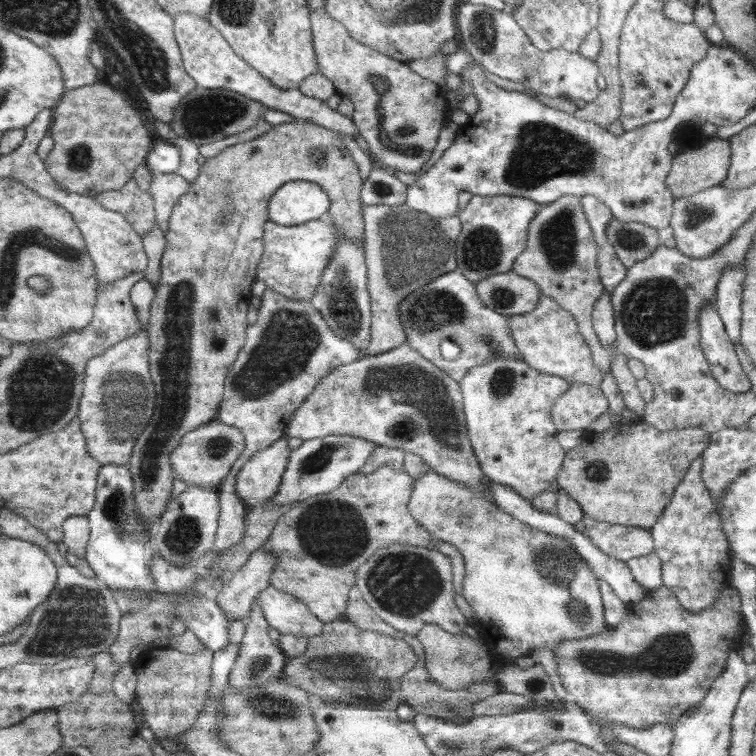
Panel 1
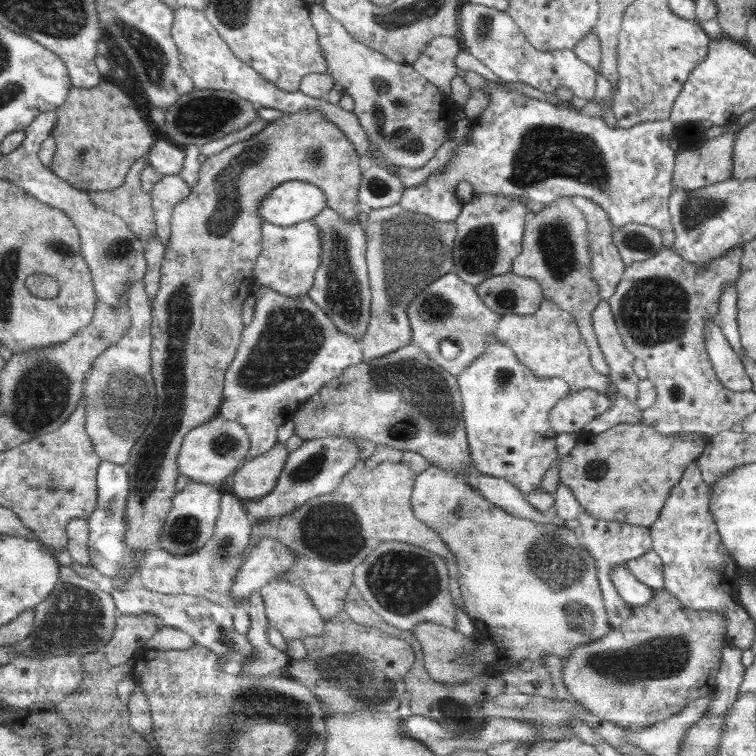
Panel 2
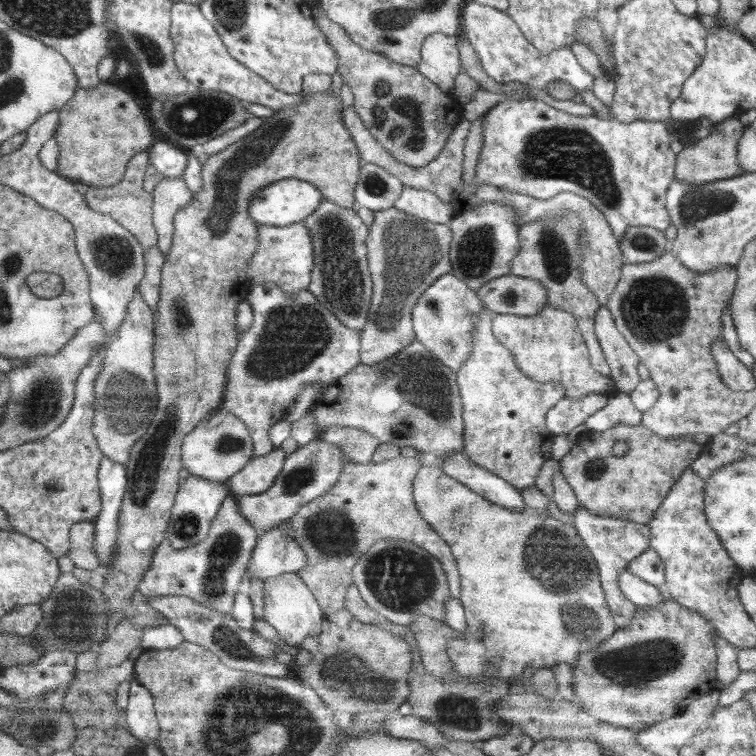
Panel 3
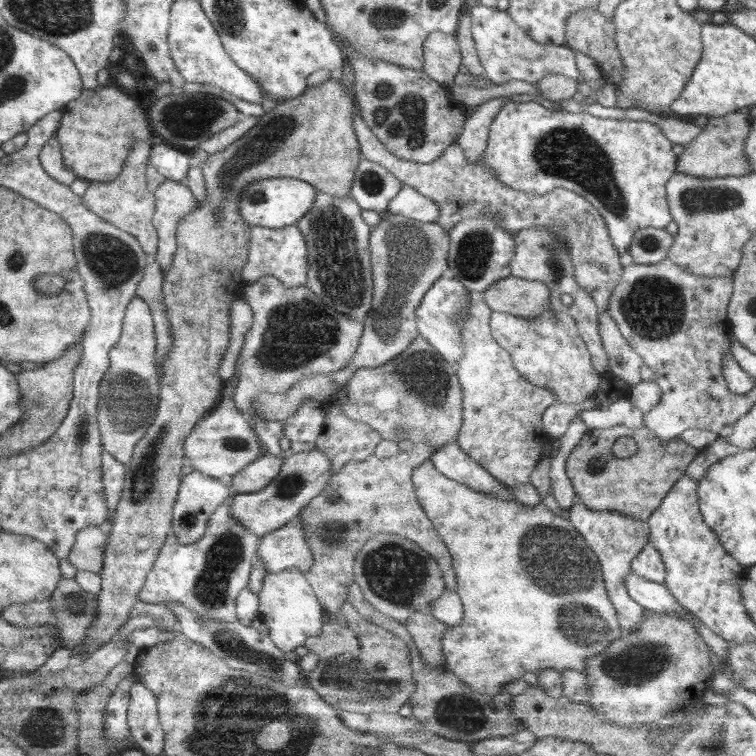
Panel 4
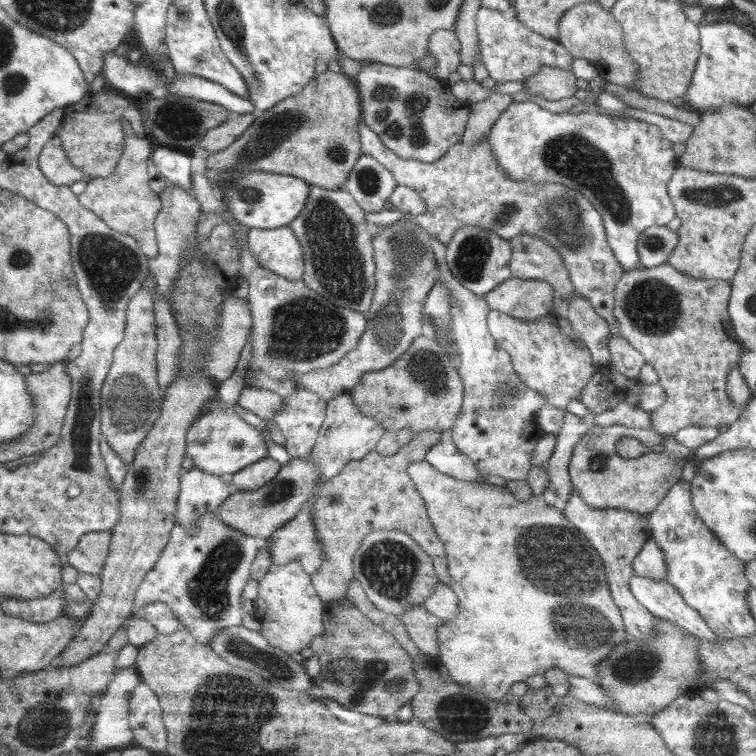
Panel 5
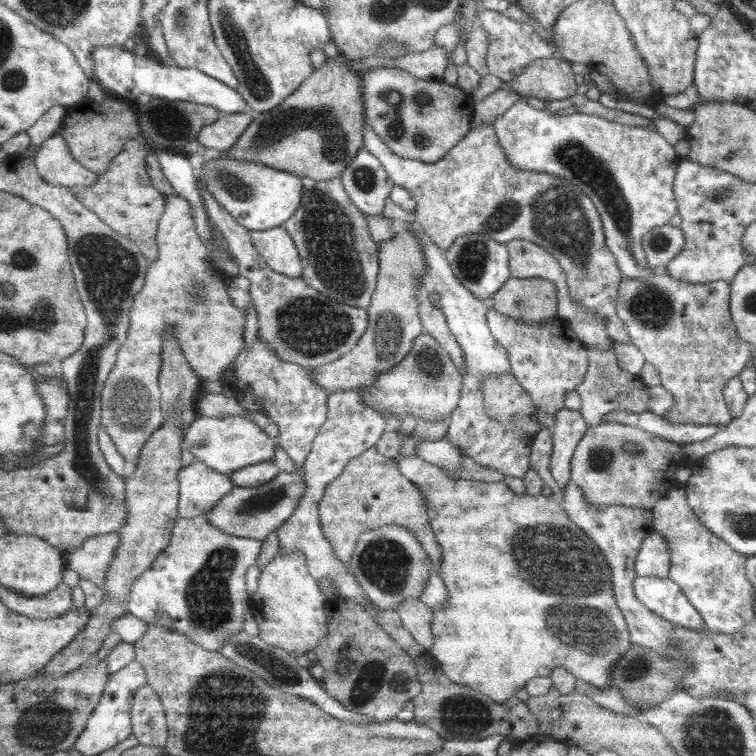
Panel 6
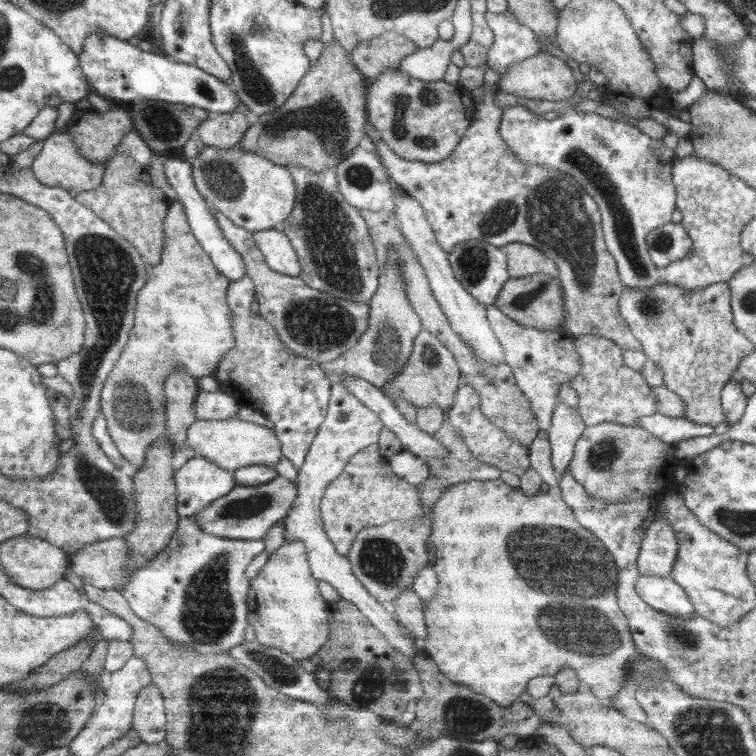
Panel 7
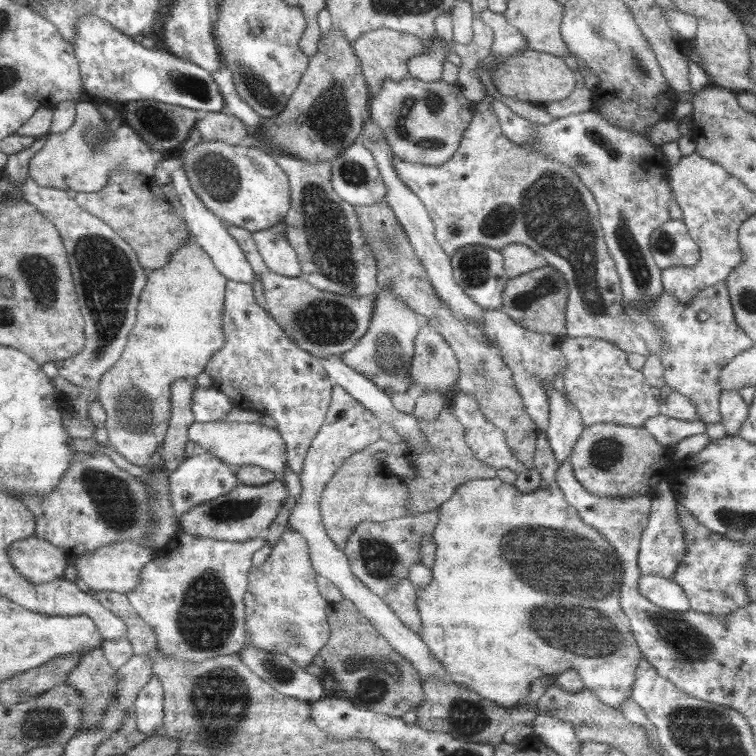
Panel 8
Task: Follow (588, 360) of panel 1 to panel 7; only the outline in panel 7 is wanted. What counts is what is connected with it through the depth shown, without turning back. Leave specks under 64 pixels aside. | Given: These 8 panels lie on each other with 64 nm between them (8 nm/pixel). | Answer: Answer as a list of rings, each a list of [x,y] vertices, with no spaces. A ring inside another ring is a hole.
[[[493,305],[486,308],[486,316],[492,332],[504,349],[505,363],[511,368],[519,389],[528,397],[540,428],[548,431],[555,406],[561,402],[558,396],[560,384],[569,384],[582,370],[581,358],[573,345],[574,336],[562,327],[555,331],[525,327]]]

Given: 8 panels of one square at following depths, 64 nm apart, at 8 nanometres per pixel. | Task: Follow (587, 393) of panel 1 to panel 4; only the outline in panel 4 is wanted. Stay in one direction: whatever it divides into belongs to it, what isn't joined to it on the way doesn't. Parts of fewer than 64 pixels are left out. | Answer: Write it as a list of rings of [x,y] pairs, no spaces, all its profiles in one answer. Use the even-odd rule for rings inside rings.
[[[586,399],[580,404],[562,404],[554,402],[542,415],[543,427],[550,437],[559,439],[559,437],[569,429],[571,422],[581,416],[579,412],[586,408],[592,410],[594,408],[598,408],[598,406],[595,406],[595,402],[590,399]]]

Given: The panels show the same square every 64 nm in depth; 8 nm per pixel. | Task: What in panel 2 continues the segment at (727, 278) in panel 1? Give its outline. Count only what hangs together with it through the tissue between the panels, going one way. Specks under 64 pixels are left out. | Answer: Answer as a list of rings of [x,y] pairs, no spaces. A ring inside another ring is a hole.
[[[728,285],[721,290],[720,306],[718,314],[715,316],[715,321],[720,325],[726,340],[734,349],[738,356],[746,355],[743,346],[741,345],[741,336],[737,323],[736,312],[736,294],[737,290],[734,285]]]

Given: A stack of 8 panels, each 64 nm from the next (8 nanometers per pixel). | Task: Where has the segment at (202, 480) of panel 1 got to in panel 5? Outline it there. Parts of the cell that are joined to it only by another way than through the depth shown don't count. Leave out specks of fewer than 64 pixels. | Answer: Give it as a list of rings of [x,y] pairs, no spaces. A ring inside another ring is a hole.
[[[249,336],[246,340],[246,346],[240,354],[240,360],[236,364],[234,374],[217,384],[217,397],[221,400],[221,405],[211,410],[209,413],[204,412],[193,425],[188,429],[186,436],[185,454],[192,458],[193,464],[200,470],[207,472],[208,474],[214,474],[222,476],[223,474],[234,474],[249,464],[255,463],[260,459],[268,457],[268,445],[264,441],[264,436],[256,430],[256,427],[248,424],[236,411],[235,404],[237,404],[237,398],[241,391],[245,388],[245,377],[247,372],[247,365],[252,358],[252,341]]]

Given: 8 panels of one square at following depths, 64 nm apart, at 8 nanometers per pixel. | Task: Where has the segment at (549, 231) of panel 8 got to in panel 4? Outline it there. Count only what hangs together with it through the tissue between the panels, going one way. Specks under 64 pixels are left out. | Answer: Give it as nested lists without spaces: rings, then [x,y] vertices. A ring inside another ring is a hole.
[[[359,113],[353,114],[353,127],[356,133],[362,158],[371,160],[386,168],[402,185],[412,187],[438,206],[439,217],[432,224],[438,224],[446,234],[462,219],[490,217],[504,230],[504,234],[515,236],[528,228],[550,229],[550,232],[569,248],[575,279],[592,297],[599,314],[608,312],[612,291],[623,273],[617,248],[612,244],[602,215],[584,197],[564,188],[556,188],[546,195],[522,192],[509,188],[496,179],[496,175],[484,165],[483,156],[478,162],[469,164],[458,141],[449,144],[442,154],[430,165],[412,163],[392,154],[368,128]]]

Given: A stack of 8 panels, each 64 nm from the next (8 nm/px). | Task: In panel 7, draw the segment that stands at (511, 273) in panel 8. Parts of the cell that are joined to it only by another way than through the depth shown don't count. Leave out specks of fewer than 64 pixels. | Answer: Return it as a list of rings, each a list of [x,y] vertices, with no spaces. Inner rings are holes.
[[[514,242],[504,246],[502,250],[507,254],[507,271],[512,278],[522,278],[541,272],[553,276],[560,282],[556,263],[537,248]]]

